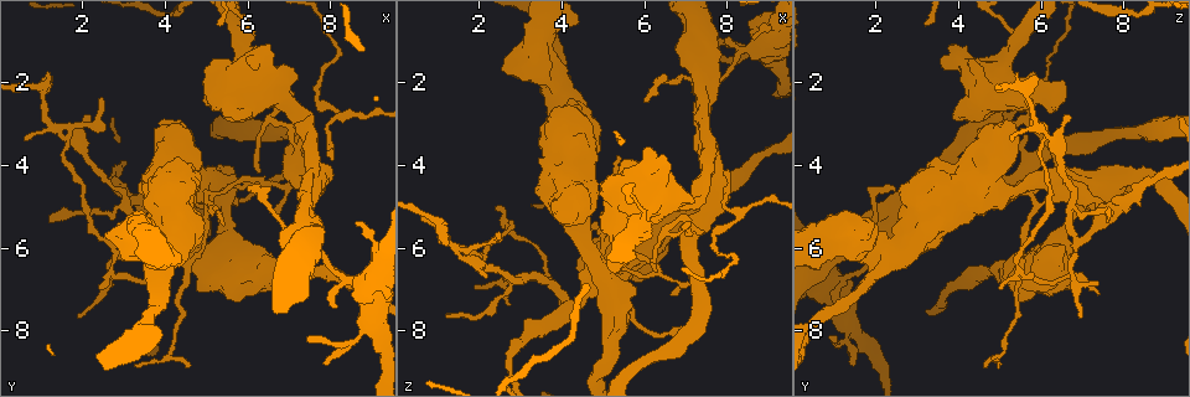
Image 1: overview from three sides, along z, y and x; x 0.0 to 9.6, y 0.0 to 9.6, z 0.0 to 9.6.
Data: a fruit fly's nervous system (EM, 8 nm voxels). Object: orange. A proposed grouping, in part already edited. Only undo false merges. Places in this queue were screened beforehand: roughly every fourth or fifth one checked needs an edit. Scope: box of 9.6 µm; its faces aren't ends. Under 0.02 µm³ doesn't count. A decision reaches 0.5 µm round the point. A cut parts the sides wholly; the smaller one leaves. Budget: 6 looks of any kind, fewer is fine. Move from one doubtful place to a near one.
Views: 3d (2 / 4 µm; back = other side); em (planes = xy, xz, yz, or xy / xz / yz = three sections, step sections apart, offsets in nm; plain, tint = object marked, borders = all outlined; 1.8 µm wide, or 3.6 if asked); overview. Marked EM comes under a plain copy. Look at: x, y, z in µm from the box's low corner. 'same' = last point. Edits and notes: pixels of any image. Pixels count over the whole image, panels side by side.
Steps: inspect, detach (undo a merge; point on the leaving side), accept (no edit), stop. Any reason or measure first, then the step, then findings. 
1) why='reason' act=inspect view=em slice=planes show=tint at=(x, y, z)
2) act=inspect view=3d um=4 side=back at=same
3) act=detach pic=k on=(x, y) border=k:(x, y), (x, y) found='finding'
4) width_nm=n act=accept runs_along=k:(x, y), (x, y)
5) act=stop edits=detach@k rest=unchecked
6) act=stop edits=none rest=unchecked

act=inspect view=em slice=planes show=tint at=(4.85, 4.65, 6.40)

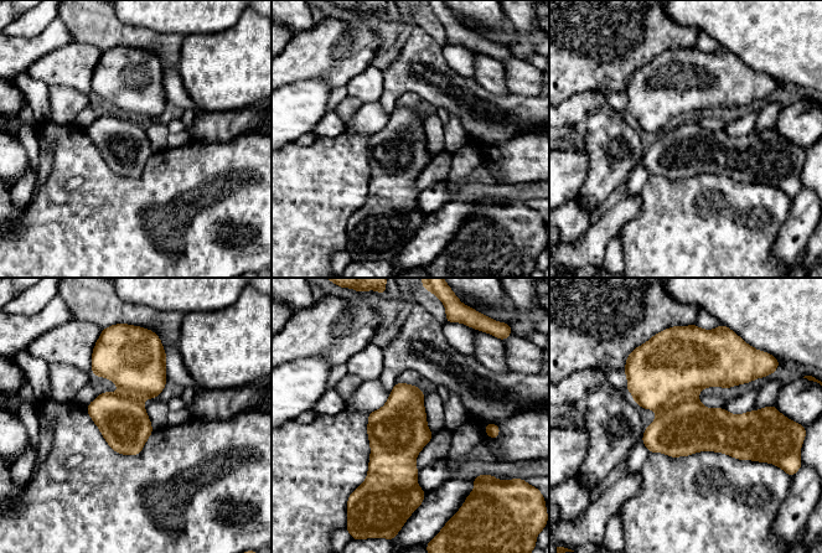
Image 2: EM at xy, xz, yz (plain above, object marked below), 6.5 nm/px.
act=detach pic=2 on=(684, 427) border=2:(697, 393), (681, 396), (657, 413) found='two neurons meet here'

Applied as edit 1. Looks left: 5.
act=inspect view=overview

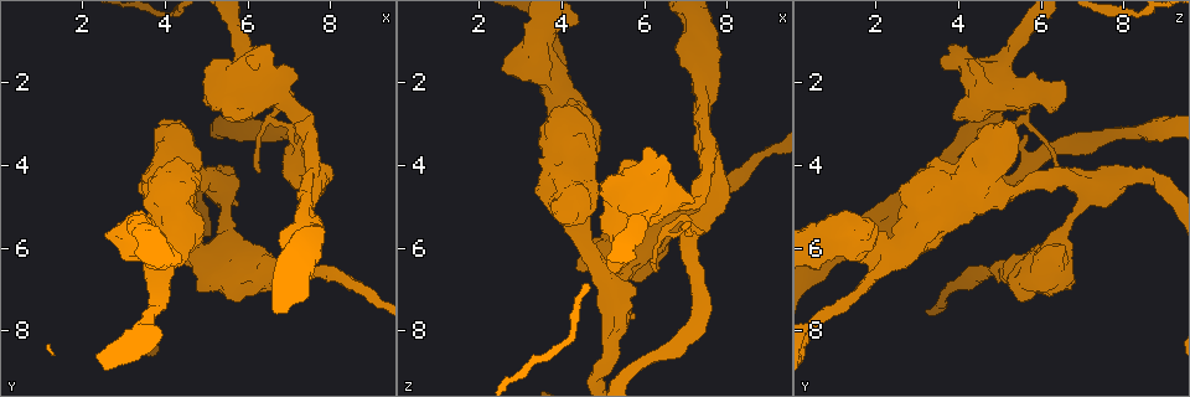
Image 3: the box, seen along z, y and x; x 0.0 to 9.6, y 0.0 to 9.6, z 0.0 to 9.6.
why='thick turns thin' act=inspect view=em um=3.6 slice=yz step=4 show=tint at=(3.80, 6.45, 2.20)

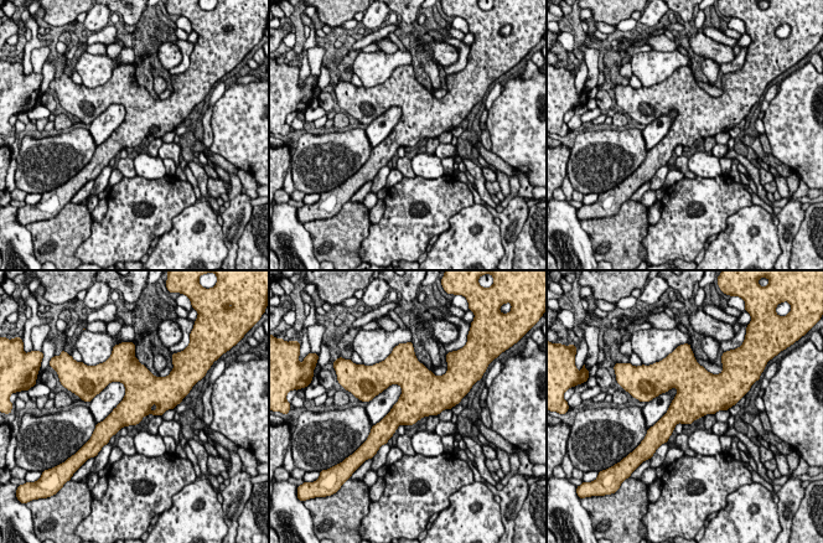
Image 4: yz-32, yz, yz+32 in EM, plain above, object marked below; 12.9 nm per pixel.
act=inspect view=em um=3.6 slice=planes show=tint at=same

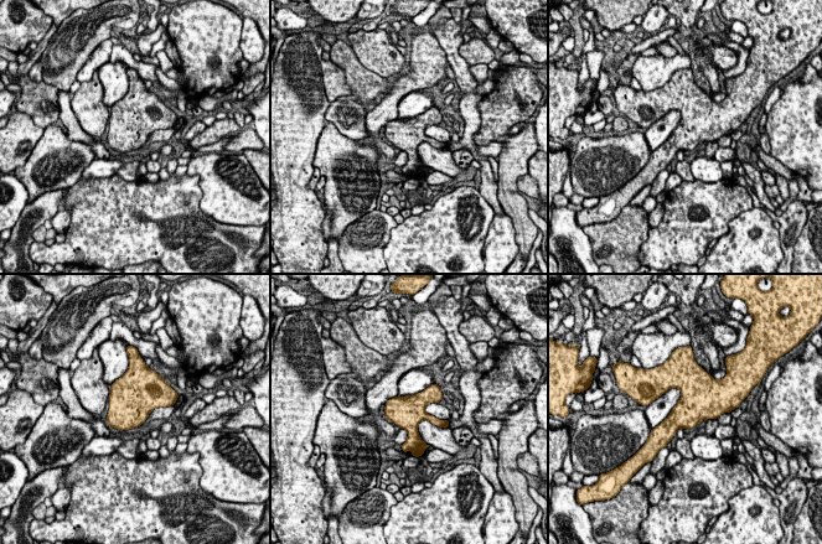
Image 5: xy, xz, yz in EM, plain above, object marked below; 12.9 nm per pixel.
act=accept found='continuous, no second neuron'

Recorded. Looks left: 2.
act=stop edits=detach@2 rest=unchecked

